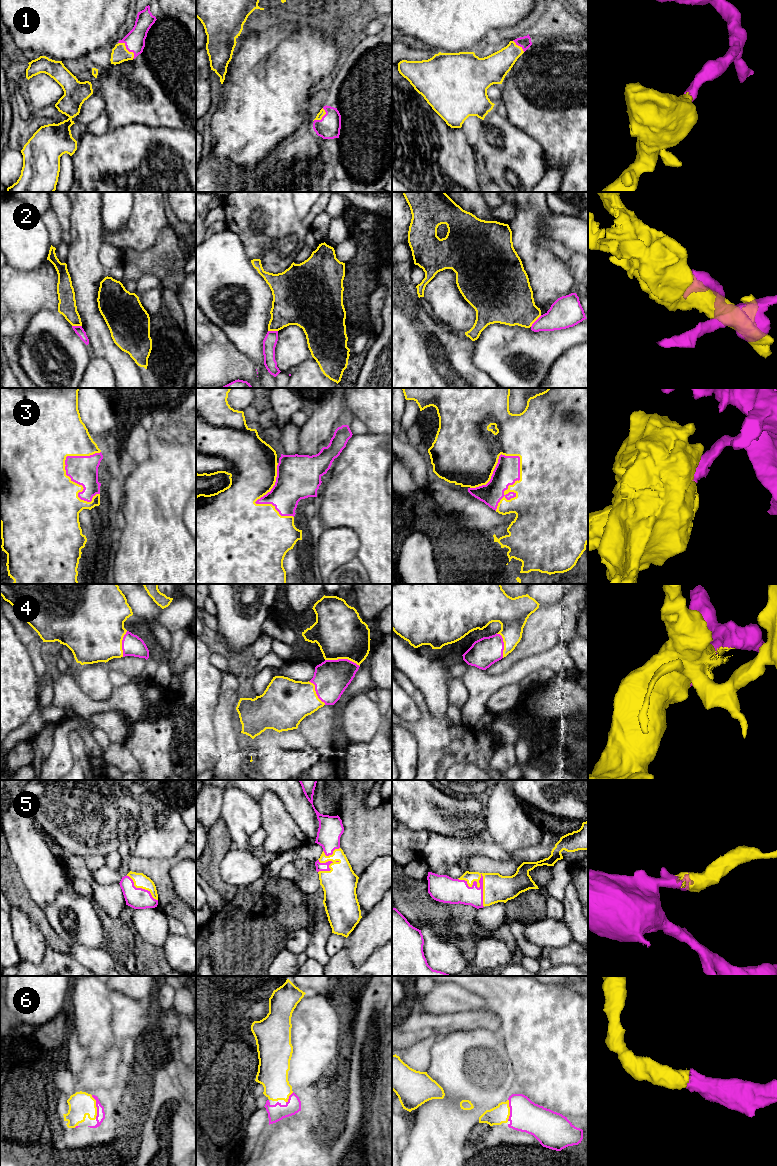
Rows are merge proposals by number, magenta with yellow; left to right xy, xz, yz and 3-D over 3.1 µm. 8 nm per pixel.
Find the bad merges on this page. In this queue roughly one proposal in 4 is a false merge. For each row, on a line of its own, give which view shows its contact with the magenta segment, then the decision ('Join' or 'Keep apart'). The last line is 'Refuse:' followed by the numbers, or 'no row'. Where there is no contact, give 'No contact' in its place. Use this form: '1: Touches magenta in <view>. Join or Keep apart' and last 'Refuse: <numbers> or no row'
1: Touches magenta in xy. Join
2: Touches magenta in yz. Keep apart
3: Touches magenta in yz. Join
4: Touches magenta in xz. Join
5: Touches magenta in yz. Join
6: Touches magenta in xy. Join
Refuse: 2

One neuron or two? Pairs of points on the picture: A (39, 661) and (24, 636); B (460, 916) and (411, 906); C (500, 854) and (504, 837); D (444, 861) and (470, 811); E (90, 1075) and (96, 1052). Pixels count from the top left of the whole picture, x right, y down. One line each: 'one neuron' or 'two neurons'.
A: one neuron
B: one neuron
C: two neurons
D: two neurons
E: two neurons

